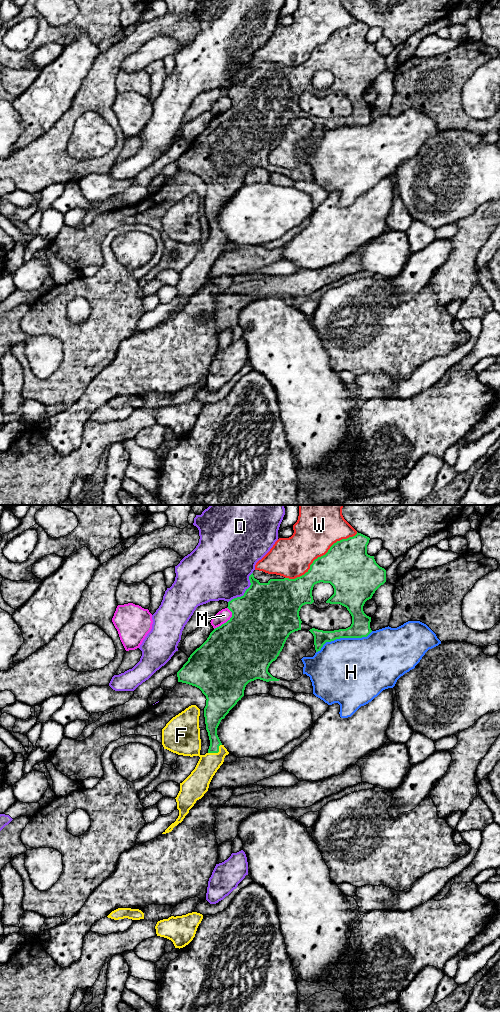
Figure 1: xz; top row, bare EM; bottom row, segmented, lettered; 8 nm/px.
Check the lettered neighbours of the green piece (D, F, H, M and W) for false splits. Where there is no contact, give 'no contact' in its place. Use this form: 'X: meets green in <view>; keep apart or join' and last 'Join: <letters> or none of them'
D: meets green in xz; keep apart
F: meets green in xz; join
H: meets green in xz; keep apart
M: meets green in xz; keep apart
W: meets green in xz; keep apart
Join: F

